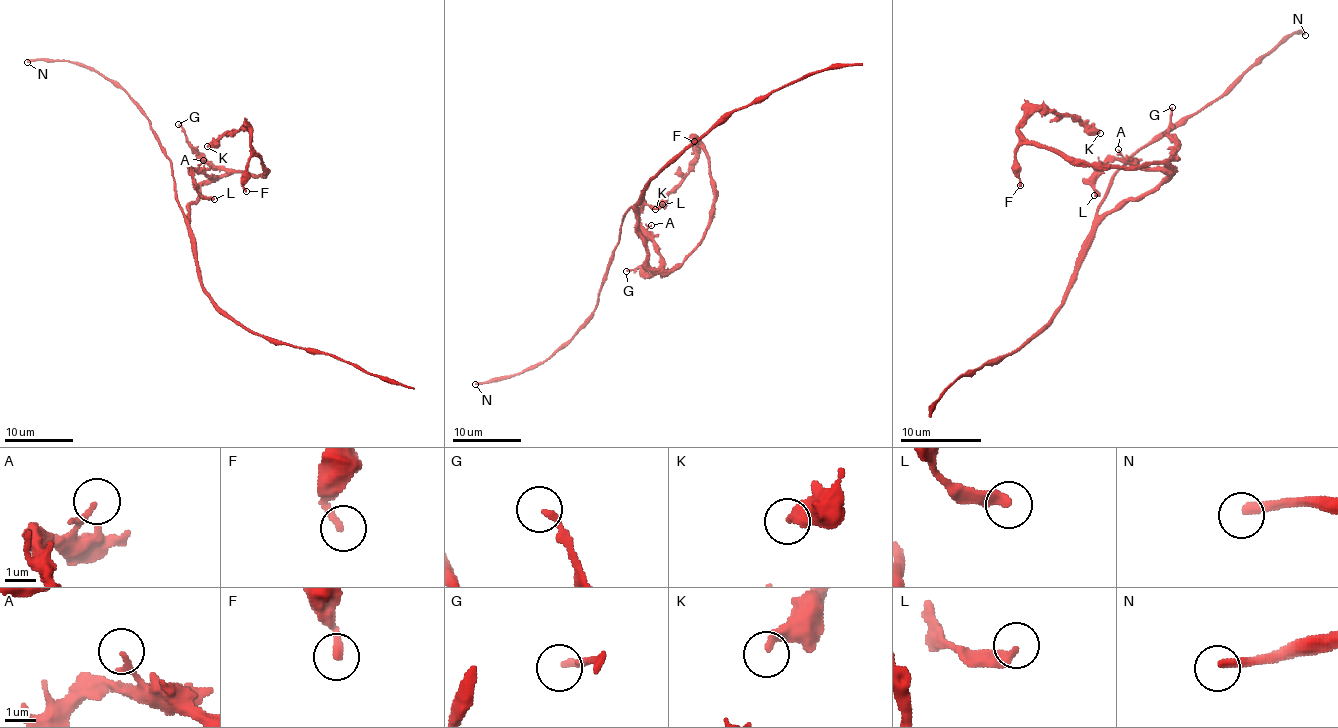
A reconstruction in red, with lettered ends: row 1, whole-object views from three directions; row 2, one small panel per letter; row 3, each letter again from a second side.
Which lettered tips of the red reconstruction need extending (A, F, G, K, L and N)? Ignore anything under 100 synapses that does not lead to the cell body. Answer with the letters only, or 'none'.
N

